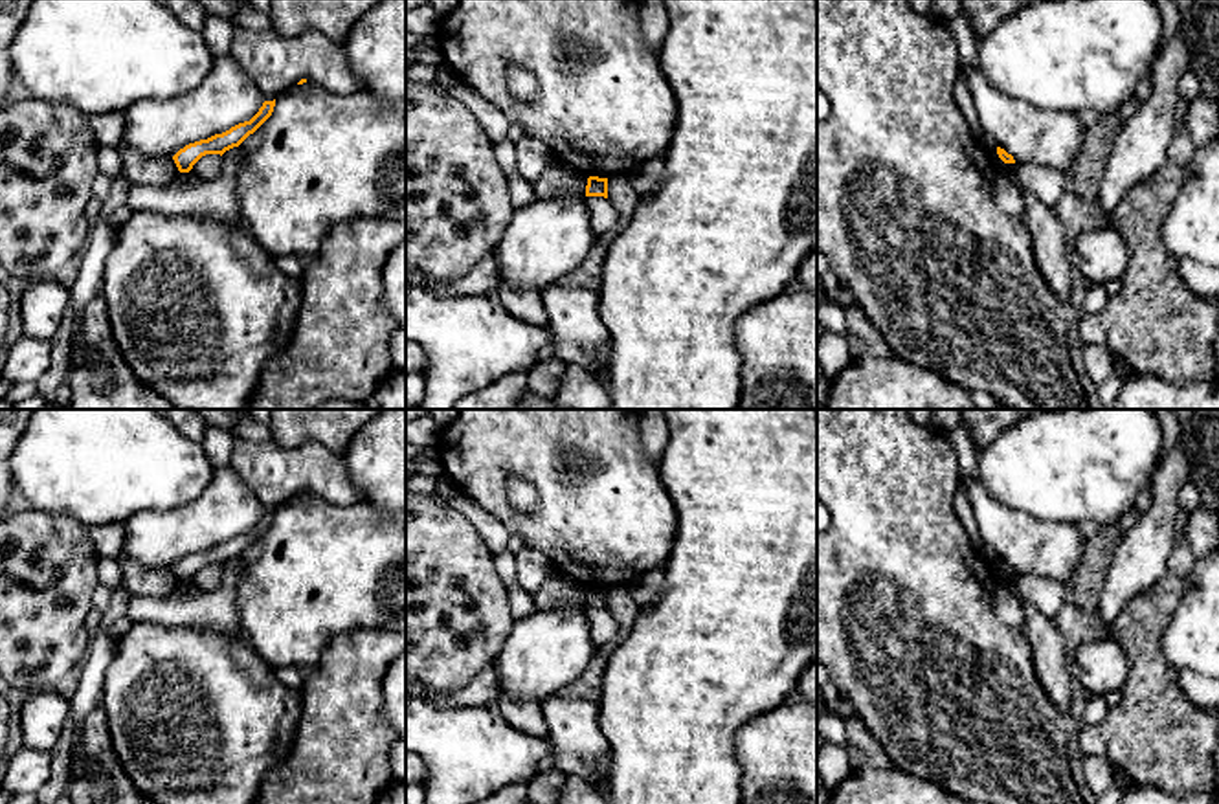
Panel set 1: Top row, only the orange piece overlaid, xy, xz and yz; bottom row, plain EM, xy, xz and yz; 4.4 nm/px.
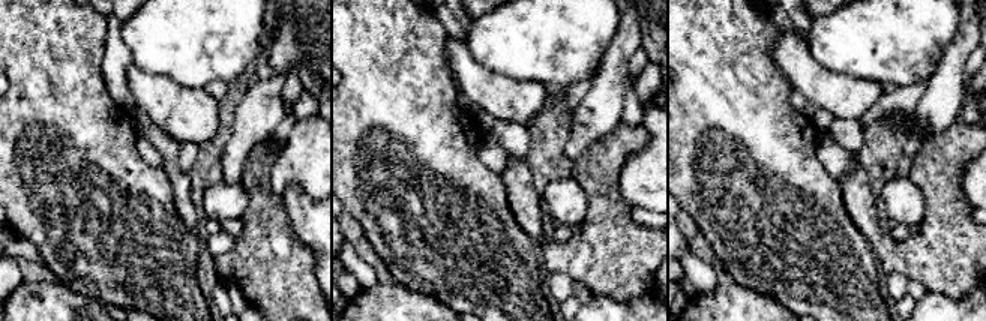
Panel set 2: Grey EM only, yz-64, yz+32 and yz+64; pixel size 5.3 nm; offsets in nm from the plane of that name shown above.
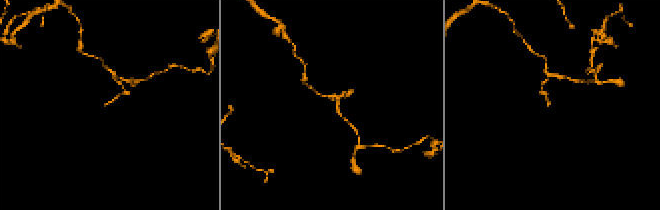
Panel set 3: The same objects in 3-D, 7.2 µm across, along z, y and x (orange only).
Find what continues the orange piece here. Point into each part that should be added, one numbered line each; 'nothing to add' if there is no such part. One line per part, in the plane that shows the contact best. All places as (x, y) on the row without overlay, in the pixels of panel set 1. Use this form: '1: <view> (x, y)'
nothing to add

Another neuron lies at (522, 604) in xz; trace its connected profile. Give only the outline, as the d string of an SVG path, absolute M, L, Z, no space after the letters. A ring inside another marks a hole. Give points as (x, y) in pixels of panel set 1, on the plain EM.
M520 584L509 586L507 597L514 622L529 617L536 609L531 593L521 589Z

